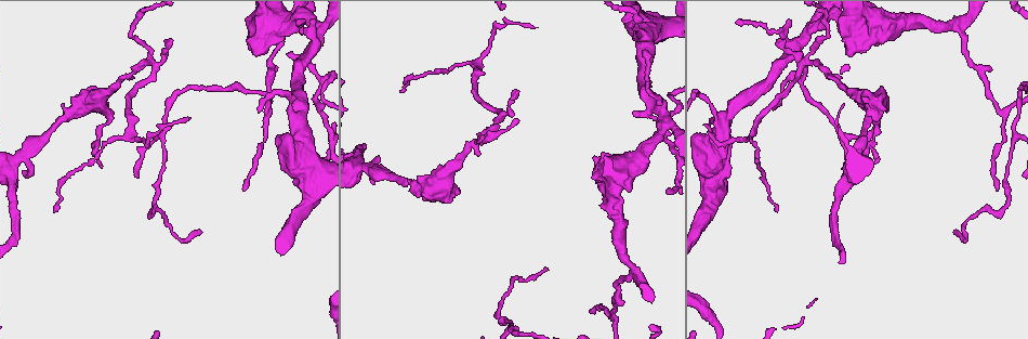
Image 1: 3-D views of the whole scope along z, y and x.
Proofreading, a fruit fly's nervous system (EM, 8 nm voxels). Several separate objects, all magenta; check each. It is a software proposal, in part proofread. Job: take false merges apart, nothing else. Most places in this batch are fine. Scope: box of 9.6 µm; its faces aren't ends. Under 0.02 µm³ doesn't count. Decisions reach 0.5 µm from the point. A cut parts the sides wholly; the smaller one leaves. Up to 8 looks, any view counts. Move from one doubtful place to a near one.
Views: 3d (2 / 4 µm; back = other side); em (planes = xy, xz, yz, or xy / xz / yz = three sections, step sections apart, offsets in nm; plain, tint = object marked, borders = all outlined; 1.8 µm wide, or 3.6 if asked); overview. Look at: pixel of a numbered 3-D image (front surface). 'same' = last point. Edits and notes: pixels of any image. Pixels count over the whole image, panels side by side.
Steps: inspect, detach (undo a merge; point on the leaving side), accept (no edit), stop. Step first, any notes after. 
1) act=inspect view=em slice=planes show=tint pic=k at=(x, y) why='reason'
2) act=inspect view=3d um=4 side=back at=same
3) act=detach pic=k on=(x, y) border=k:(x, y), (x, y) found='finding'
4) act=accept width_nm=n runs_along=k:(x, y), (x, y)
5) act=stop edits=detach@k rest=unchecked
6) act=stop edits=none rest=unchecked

act=inspect view=em um=3.6 slice=xz step=4 show=tint pic=1 at=(646, 29) why='abrupt turn'

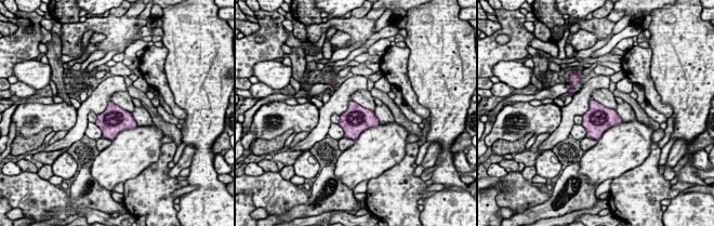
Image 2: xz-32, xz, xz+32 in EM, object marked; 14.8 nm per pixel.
act=inspect view=em um=3.6 slice=planes show=tint at=same

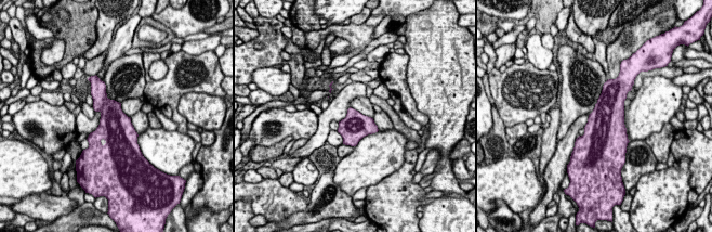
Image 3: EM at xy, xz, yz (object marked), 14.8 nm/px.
act=accept width_nm=400 found='one neuron here'

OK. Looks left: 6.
act=inspect view=em slice=yz step=8 show=tint pic=1 at=(498, 120) why='a fork'

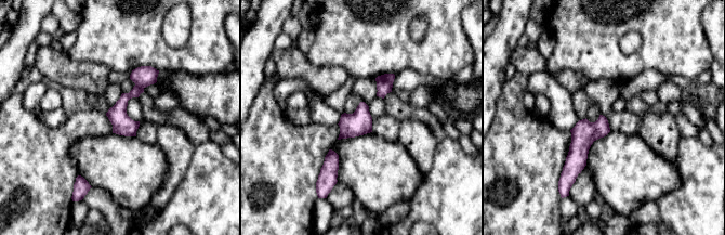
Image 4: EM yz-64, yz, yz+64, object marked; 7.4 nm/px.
act=accept found='all the same neuron'

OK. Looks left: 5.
act=inspect view=em slice=planes show=tint pic=1 at=(865, 129) why='thin neck'

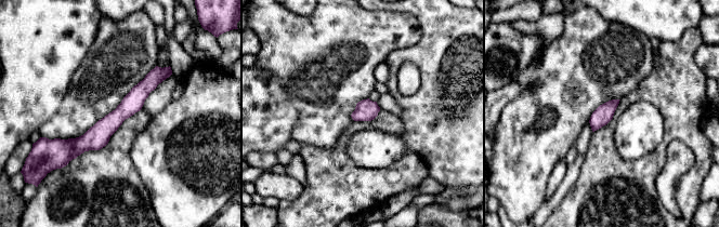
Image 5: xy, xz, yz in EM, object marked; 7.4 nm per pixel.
act=accept found='all the same neuron'

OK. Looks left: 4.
act=stop edits=none rest=unchecked

